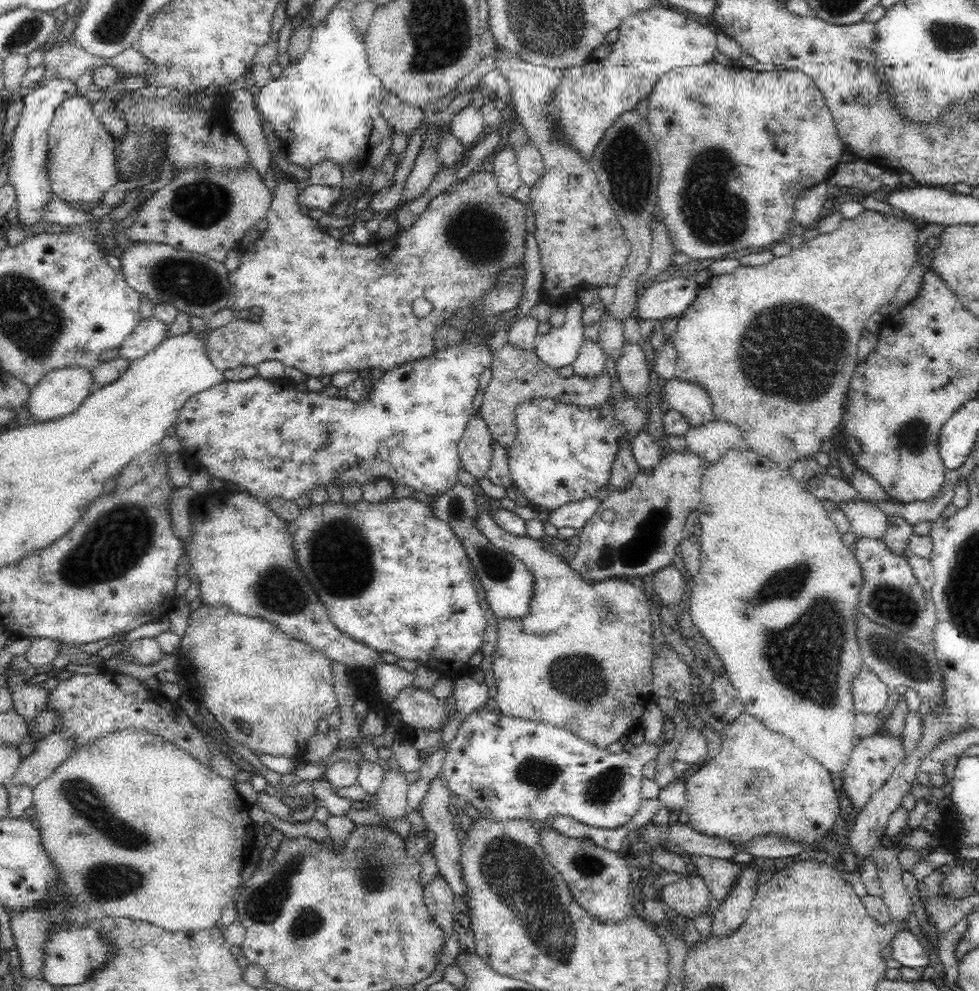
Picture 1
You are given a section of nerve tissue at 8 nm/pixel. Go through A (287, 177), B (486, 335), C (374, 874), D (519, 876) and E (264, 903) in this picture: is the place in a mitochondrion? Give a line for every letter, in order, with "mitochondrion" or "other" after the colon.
A: other
B: other
C: mitochondrion
D: mitochondrion
E: mitochondrion

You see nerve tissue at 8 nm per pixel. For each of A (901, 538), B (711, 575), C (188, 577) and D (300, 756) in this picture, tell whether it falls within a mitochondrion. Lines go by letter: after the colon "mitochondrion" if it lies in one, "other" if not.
A: other
B: other
C: other
D: other

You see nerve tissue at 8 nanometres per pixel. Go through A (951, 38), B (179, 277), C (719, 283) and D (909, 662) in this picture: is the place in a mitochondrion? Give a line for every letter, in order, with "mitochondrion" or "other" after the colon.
A: mitochondrion
B: mitochondrion
C: other
D: mitochondrion

